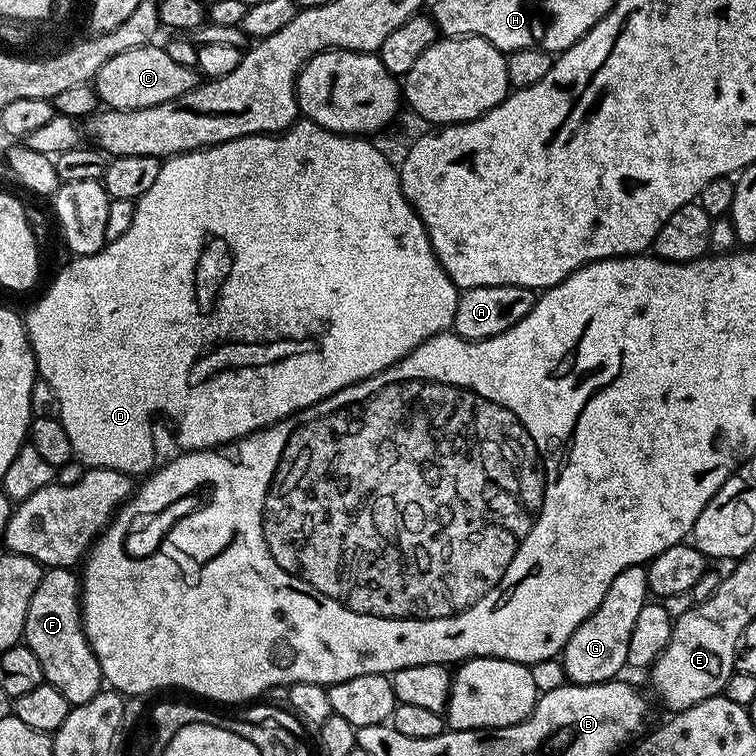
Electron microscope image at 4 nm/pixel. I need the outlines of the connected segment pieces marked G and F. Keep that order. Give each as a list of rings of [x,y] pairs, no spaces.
[[[635,564],[622,570],[622,574],[618,574],[614,582],[610,582],[610,590],[606,590],[606,598],[602,598],[598,610],[594,610],[594,614],[590,614],[590,618],[586,618],[586,622],[582,622],[582,626],[578,626],[574,634],[570,634],[570,642],[566,642],[562,653],[565,677],[573,684],[605,684],[608,680],[617,679],[623,673],[620,671],[628,664],[630,633],[634,630],[634,622],[642,611],[642,606],[649,603],[649,600],[647,567]]]
[[[50,568],[45,571],[44,577],[38,582],[38,590],[34,590],[34,598],[30,598],[30,610],[26,610],[22,640],[30,650],[34,650],[34,655],[42,666],[44,683],[54,686],[54,690],[58,690],[58,694],[66,698],[69,706],[90,702],[90,698],[94,698],[94,694],[98,694],[105,687],[106,681],[100,663],[84,633],[82,584],[73,569]]]

